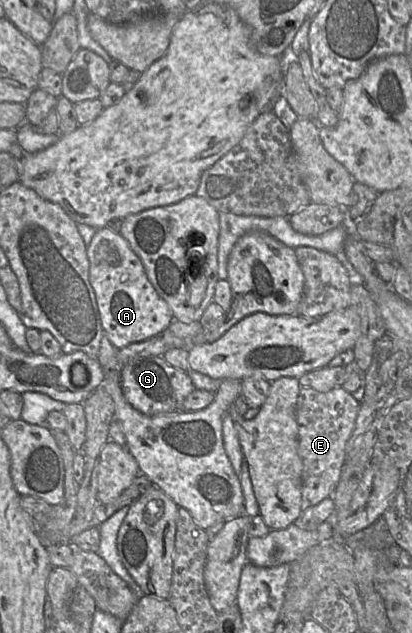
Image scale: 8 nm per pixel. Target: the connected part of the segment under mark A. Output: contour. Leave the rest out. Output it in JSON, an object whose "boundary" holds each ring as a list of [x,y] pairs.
{"boundary":[[[97,229],[86,248],[89,281],[94,290],[104,335],[118,350],[164,332],[174,320],[168,304],[147,278],[140,258],[119,232]]]}

